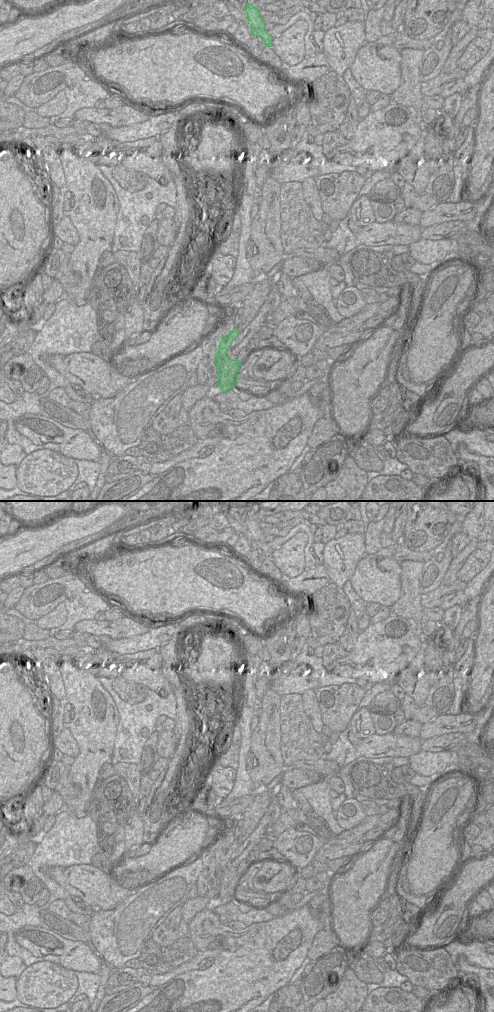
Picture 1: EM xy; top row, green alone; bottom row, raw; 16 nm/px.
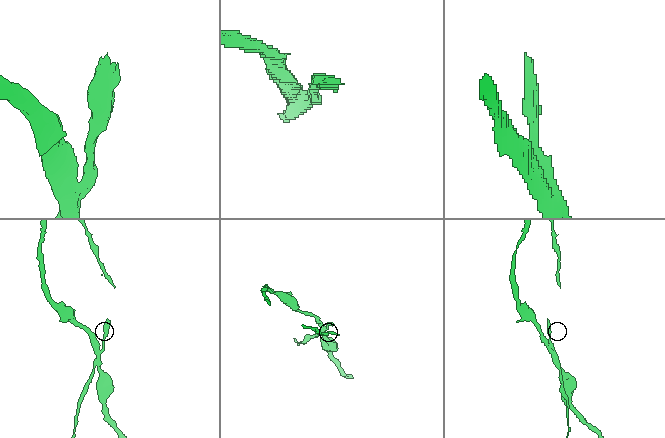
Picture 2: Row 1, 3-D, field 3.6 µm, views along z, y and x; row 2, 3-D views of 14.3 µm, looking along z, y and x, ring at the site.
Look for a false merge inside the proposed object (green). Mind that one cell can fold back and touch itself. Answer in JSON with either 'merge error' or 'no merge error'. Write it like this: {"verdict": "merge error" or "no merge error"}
{"verdict": "merge error"}

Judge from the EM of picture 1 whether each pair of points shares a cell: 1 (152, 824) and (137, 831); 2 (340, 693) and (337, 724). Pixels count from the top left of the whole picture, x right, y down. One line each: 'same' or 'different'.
1: different
2: same

